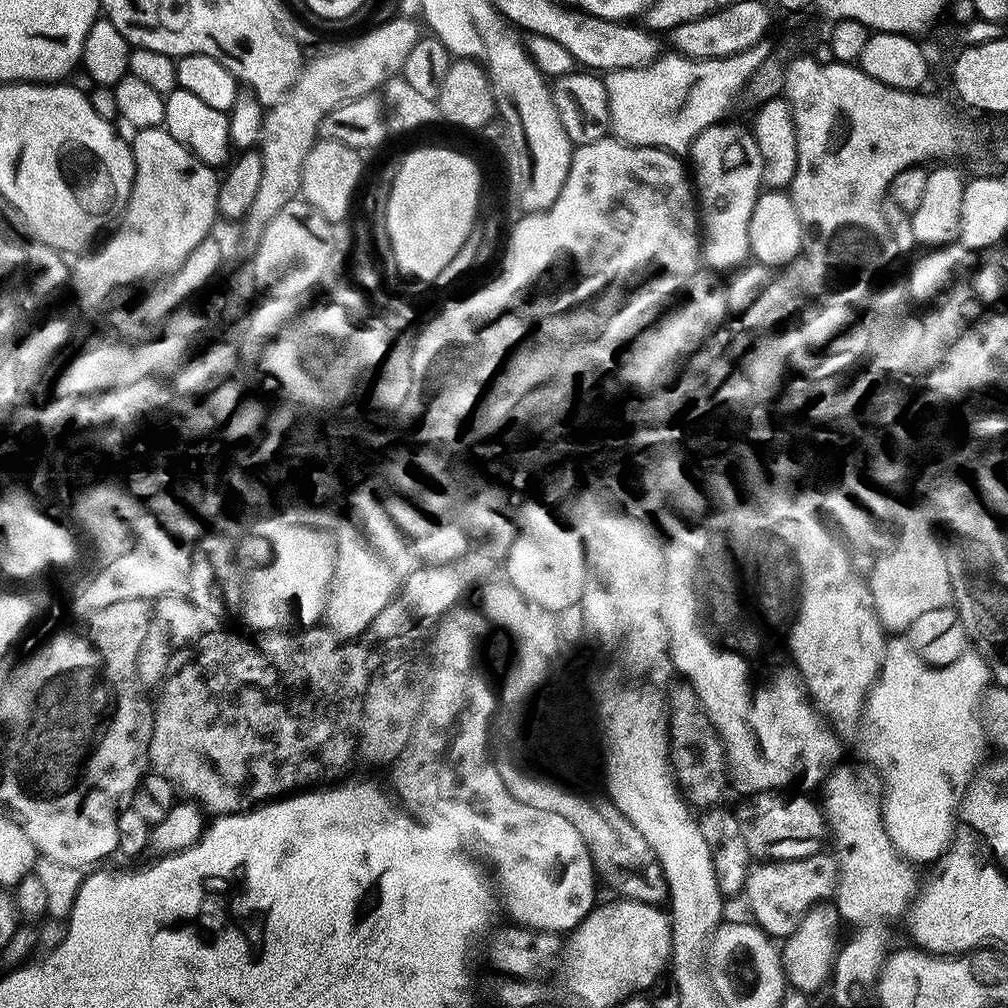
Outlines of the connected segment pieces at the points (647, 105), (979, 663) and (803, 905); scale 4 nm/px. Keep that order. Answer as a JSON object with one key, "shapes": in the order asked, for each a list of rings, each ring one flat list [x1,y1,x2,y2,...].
{"shapes":[[[763,43,755,44,748,50,742,50,726,58,696,60,693,56,679,54,661,54,646,65,637,68,614,69,603,77,610,106,610,132,615,139,636,148,661,148,667,152,684,154,691,149,694,138,702,134,711,124,721,123,724,116,736,104,736,99,747,89,748,81,763,62,766,49]],[[906,639,894,640,893,644,891,641,887,645,884,667,864,703,858,741,864,747,867,762,882,770,886,777,884,820,893,850,901,860,926,866,939,859,952,840,958,813,986,760,982,701,990,684,990,665,984,656,982,658,975,650,969,650,953,664,933,668,923,660,915,647,908,648,904,641]],[[820,859,774,860,747,869,742,898,748,903,748,912,753,916,749,917,757,928,773,938,783,938,813,904,821,903,829,895,834,876,829,861]]]}

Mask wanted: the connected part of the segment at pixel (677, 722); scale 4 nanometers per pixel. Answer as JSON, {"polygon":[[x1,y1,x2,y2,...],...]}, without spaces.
{"polygon":[[680,682,670,696,668,708,668,731,670,733,670,755,674,761,676,779,691,807,712,810,721,802,728,780,724,777,726,753,716,728,696,696,692,685]]}

